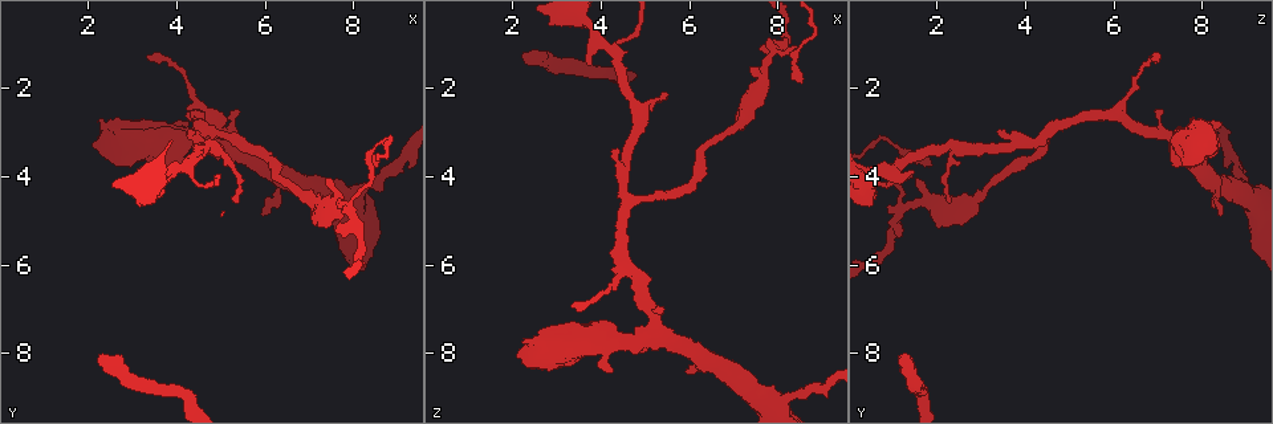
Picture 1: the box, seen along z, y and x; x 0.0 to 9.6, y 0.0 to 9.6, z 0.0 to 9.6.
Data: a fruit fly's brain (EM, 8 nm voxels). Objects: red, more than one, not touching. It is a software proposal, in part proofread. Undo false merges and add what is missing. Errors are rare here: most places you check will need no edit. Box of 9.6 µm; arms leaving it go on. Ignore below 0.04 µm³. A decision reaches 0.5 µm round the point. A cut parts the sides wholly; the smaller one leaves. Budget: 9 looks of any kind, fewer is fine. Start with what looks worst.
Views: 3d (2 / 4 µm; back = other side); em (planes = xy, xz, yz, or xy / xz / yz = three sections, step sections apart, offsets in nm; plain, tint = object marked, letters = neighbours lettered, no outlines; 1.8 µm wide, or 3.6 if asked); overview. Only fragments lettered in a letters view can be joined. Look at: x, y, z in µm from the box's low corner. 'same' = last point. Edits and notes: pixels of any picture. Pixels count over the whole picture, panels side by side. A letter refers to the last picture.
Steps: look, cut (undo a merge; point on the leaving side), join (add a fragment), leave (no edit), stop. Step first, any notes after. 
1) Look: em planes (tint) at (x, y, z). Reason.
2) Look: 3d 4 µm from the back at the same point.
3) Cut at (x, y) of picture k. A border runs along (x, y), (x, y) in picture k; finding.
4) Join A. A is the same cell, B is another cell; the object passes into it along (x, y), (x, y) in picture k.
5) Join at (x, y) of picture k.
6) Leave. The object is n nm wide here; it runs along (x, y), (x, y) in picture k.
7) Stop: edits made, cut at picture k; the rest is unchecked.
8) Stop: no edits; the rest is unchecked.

Look: 3d 2 µm at (4.20, 3.70, 1.05). Sudden change in width.

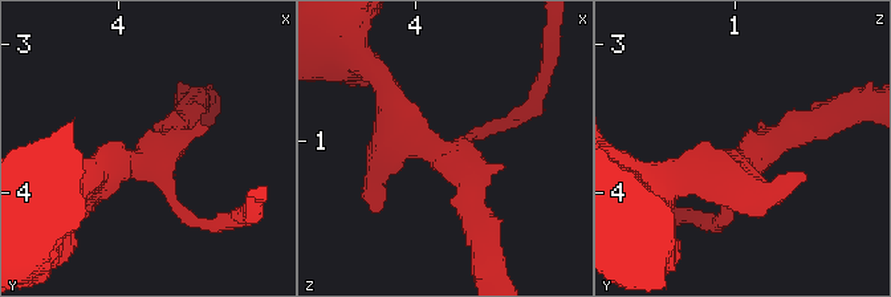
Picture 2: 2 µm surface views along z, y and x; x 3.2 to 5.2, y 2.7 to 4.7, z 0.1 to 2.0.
Look: em planes (tint) at (4.26, 3.76, 1.14). Shape alone is not enough.

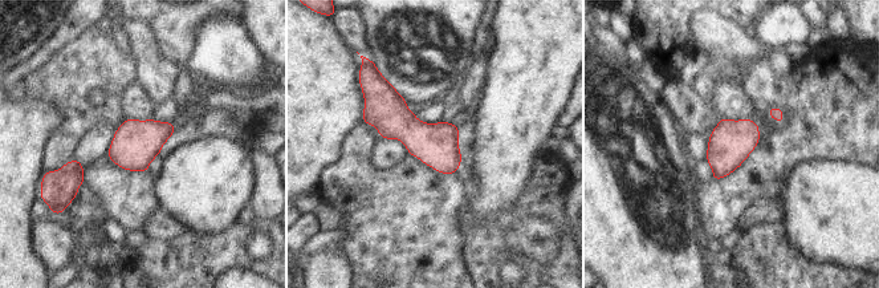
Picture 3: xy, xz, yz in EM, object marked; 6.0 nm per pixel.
Look: em planes (letters) at the same point.

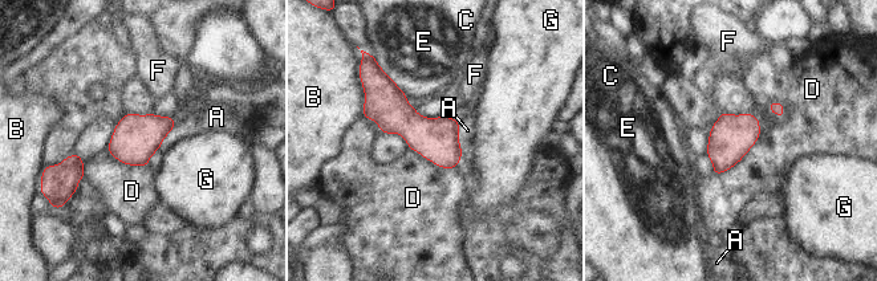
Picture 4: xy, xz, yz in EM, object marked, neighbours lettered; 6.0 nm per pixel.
Leave. The object is 260 nm wide here; A, B, C, D, E, F and G are other cells; a border runs along (760, 133), (738, 162), (713, 175) in picture 4; one cell here.

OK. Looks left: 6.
Look: em 3.6 µm planes (letters) at (4.30, 3.00, 3.35). Free end.

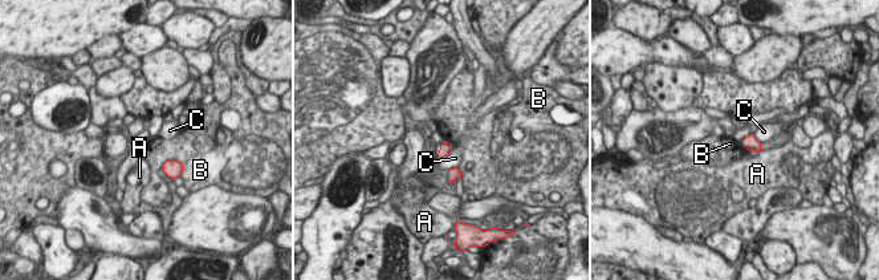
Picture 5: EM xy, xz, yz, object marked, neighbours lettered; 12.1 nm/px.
Leave. A, B and C are other cells; a border runs along (183, 165), (166, 161), (161, 166) in picture 5; none of them fits.

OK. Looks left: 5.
Look: 3d 4 µm at (7.30, 4.05, 1.45). Thick end.

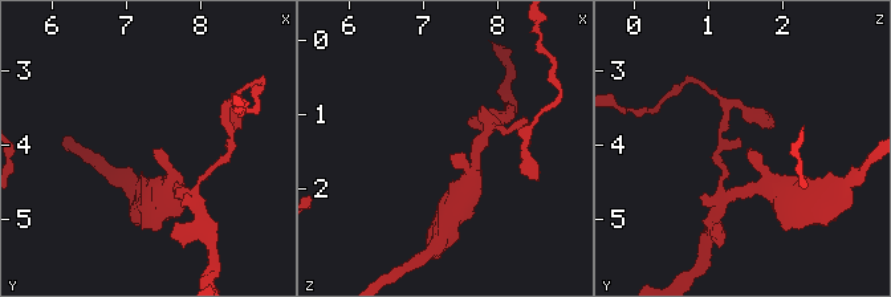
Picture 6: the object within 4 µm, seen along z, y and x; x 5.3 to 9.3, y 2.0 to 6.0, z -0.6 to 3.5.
Look: em planes (letters) at (7.40, 4.05, 1.55).

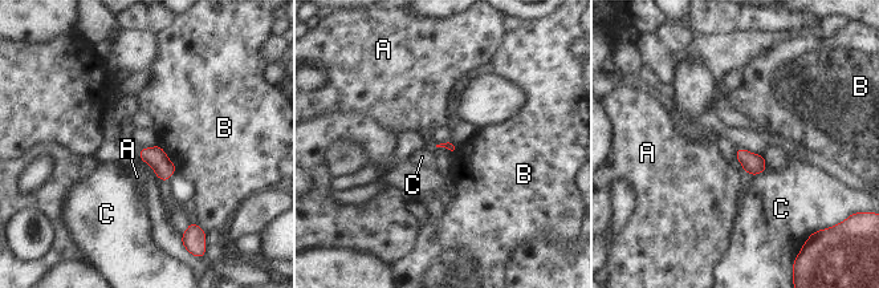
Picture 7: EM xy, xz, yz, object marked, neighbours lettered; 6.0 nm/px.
Leave. A, B and C are other cells; no lettered fragment goes on from it.

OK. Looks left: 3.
Look: em xz step 4 (letters) at (4.25, 2.80, 8.40). Stops while still wide.

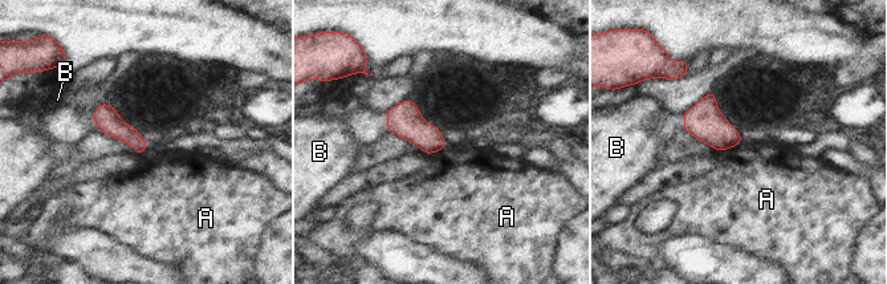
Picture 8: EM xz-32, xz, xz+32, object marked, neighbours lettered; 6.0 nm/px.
Leave. A and B are other cells; a border runs along (743, 138), (731, 147), (715, 150) in picture 8; no lettered fragment goes on from it.

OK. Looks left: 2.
Stop: no edits; the rest is unchecked.

